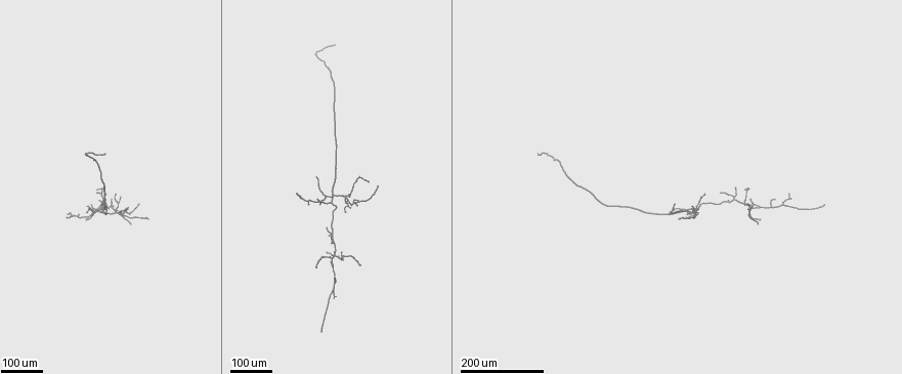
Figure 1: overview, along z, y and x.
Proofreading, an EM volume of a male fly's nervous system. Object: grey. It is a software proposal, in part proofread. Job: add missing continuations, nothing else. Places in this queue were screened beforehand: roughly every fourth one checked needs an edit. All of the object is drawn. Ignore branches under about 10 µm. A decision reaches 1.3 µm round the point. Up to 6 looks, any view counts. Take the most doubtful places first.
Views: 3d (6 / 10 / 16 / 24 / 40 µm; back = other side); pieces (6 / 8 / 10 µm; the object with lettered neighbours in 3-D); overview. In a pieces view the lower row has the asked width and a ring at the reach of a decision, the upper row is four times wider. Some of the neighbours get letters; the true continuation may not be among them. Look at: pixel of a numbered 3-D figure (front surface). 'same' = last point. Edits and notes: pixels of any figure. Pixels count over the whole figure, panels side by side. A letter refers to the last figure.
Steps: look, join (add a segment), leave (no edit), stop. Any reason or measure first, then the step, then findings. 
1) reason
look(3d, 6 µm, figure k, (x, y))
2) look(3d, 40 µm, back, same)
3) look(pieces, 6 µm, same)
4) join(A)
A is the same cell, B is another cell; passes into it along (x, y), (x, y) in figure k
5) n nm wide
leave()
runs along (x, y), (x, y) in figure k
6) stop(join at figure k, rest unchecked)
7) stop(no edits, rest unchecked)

end of a long branch
look(3d, 40 µm, figure 1, (825, 204))

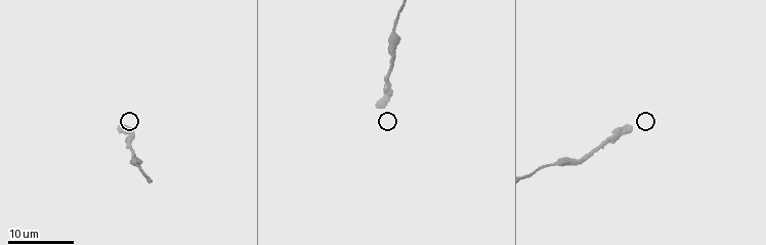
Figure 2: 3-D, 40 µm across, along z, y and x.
look(pieces, 10 µm, figure 2, (375, 106))

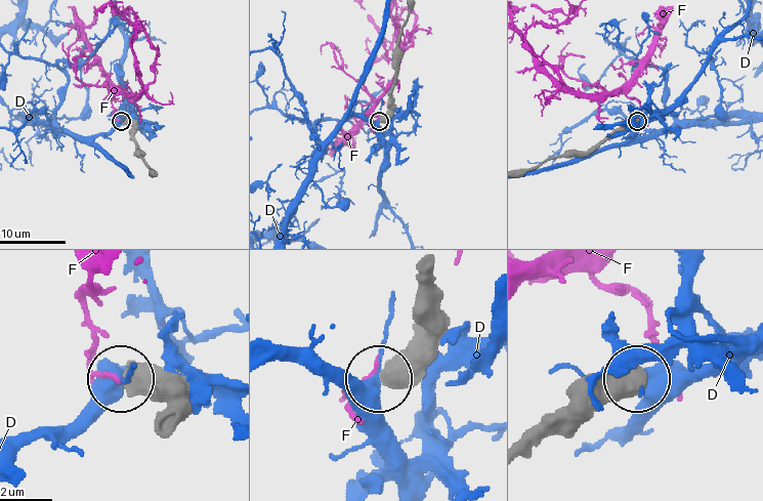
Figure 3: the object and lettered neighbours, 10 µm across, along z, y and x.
leave()
D and F are other cells; no lettered segment goes on from it

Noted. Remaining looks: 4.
an open end
look(3d, 24 µm, figure 1, (760, 218))

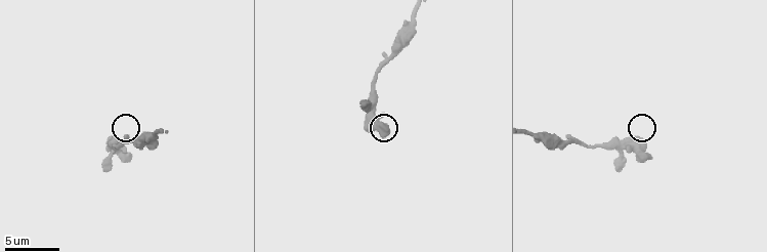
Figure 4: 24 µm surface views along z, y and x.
look(pieces, 8 µm, figure 4, (650, 158))

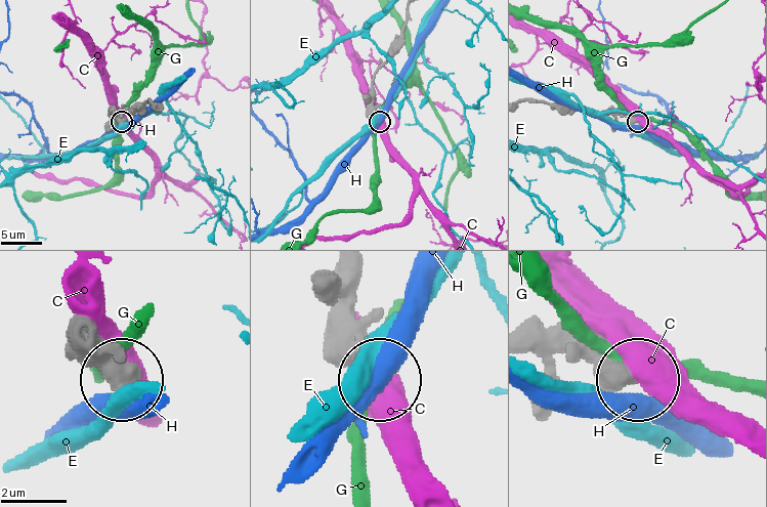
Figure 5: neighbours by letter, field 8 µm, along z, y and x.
leave()
C, E, G and H are other cells; none of them fits

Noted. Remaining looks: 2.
end of a long branch
look(3d, 40 µm, figure 1, (358, 207))

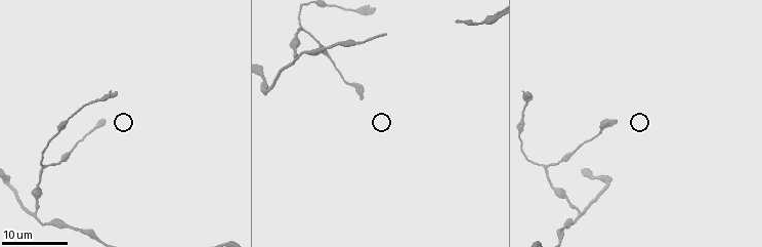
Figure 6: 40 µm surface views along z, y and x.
see the neighbours
look(pieces, 6 µm, figure 6, (360, 99))

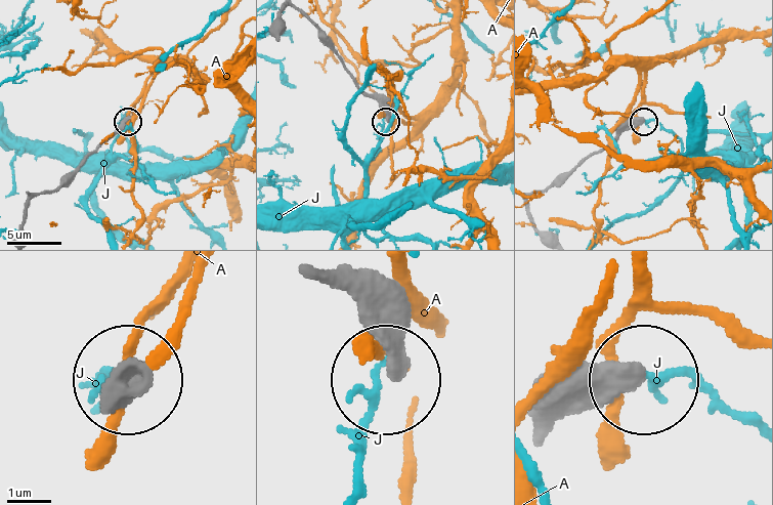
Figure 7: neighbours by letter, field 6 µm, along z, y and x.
leave()
A and J are other cells; runs along (542, 439), (633, 380) in figure 7; none of them fits

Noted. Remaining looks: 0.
stop(no edits, rest unchecked)

